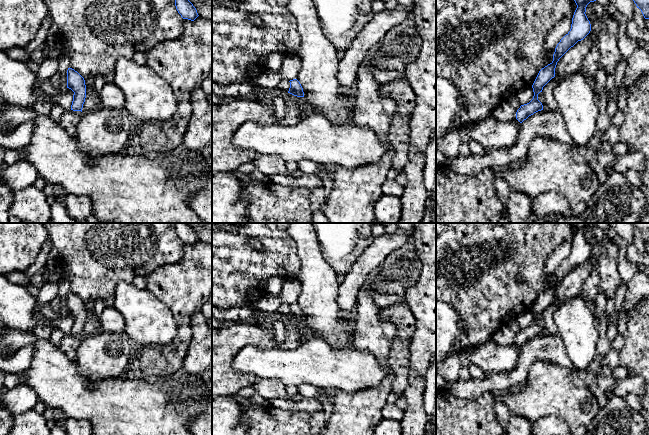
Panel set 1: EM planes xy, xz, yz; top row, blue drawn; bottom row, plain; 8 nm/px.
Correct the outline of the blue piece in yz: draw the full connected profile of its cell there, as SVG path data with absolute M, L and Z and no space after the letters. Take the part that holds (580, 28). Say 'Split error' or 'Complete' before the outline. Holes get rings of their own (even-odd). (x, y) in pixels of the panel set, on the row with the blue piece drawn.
Complete. M574 0L577 8L572 18L572 24L570 31L560 40L555 48L553 54L553 61L542 68L533 85L534 96L533 99L524 105L521 105L516 112L516 119L522 123L529 116L534 113L543 110L542 103L538 100L538 94L542 92L543 87L555 77L555 68L559 59L578 41L583 40L591 31L591 24L588 20L585 12L586 7L590 2L596 0Z

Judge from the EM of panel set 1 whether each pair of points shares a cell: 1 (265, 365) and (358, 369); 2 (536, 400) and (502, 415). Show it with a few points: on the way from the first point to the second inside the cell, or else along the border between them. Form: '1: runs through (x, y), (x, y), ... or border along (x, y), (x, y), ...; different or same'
1: runs through (288, 366), (321, 366), (335, 369); same
2: border along (501, 400), (511, 413); different

